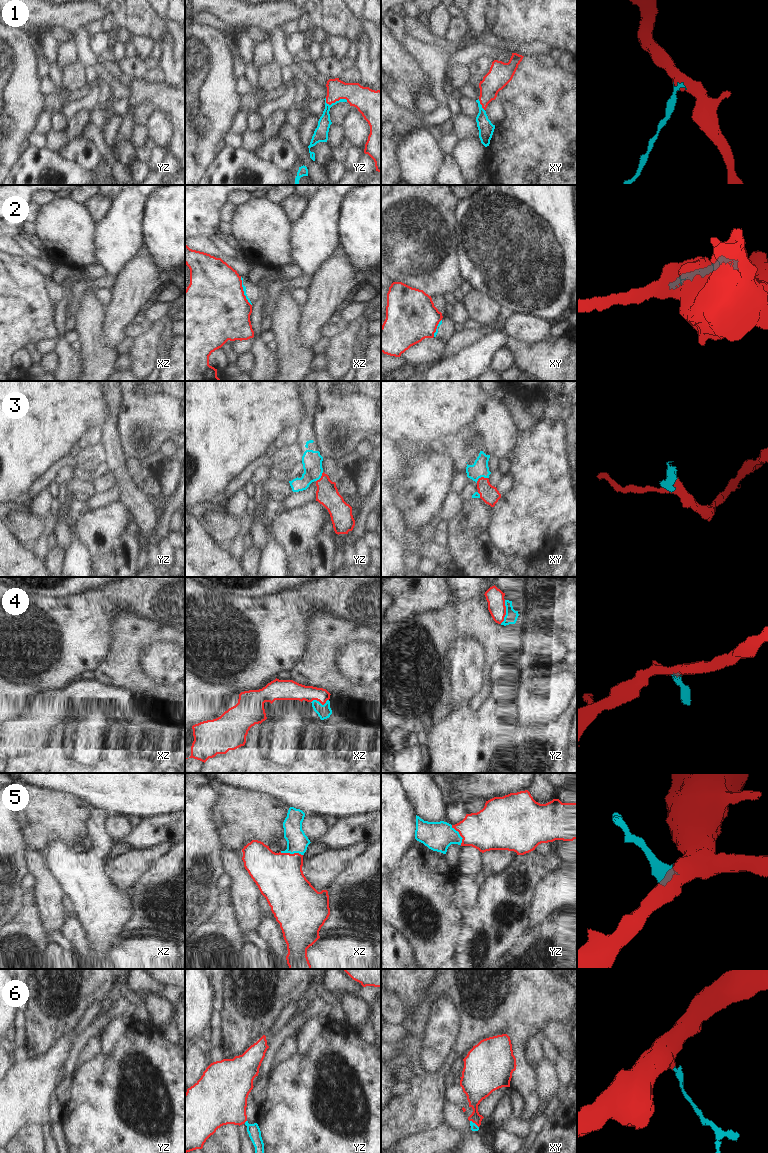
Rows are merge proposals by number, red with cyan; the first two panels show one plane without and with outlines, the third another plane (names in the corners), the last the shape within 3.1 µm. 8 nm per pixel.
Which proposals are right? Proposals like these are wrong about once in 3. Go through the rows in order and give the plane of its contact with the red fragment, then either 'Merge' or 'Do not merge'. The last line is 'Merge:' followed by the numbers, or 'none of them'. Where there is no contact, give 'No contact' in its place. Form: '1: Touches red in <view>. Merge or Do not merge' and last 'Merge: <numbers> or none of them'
1: Touches red in yz. Merge
2: Touches red in xz. Do not merge
3: Touches red in xy. Merge
4: Touches red in yz. Merge
5: Touches red in xz. Merge
6: Touches red in xy. Merge
Merge: 1, 3, 4, 5, 6

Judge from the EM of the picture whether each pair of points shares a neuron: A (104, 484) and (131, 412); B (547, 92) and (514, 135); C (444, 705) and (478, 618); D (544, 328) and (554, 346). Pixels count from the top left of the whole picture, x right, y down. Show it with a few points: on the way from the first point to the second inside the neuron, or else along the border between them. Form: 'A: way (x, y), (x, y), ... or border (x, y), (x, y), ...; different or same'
A: border (117, 417), (119, 439), (122, 451), (127, 457); different
B: way (544, 103), (525, 124); same
C: way (442, 681), (442, 646), (454, 634); same
D: border (551, 335), (538, 342), (526, 342); different

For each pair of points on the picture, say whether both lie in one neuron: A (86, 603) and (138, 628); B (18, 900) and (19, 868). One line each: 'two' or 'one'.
A: two
B: one

